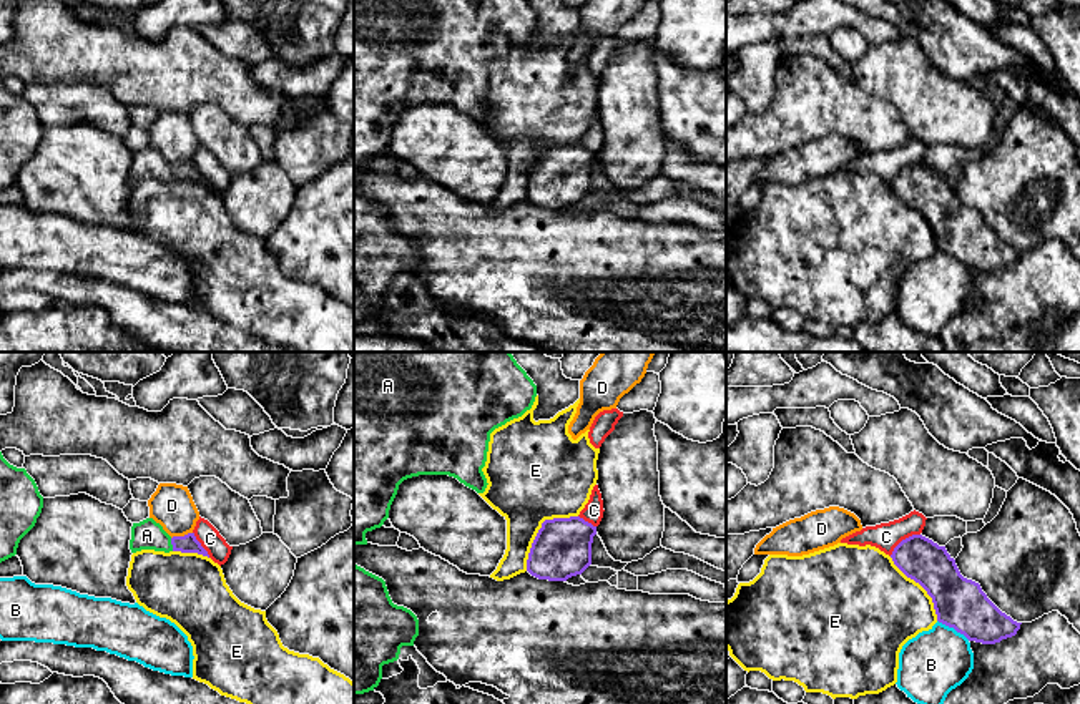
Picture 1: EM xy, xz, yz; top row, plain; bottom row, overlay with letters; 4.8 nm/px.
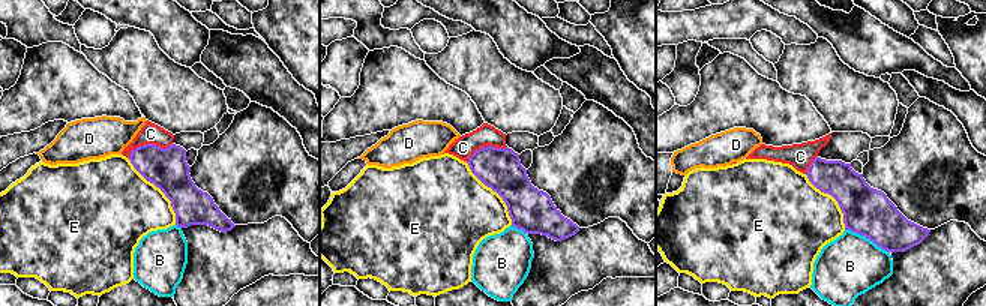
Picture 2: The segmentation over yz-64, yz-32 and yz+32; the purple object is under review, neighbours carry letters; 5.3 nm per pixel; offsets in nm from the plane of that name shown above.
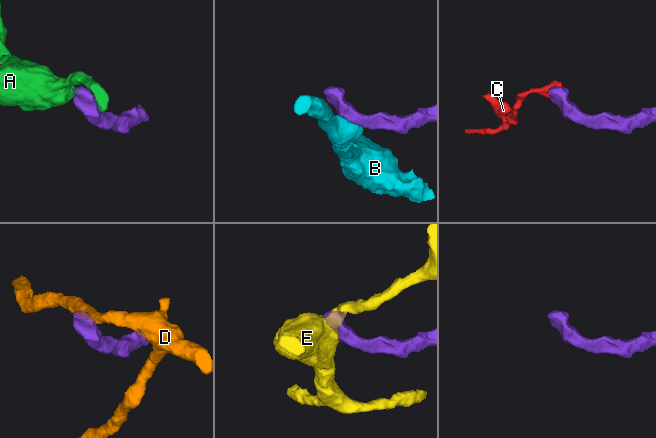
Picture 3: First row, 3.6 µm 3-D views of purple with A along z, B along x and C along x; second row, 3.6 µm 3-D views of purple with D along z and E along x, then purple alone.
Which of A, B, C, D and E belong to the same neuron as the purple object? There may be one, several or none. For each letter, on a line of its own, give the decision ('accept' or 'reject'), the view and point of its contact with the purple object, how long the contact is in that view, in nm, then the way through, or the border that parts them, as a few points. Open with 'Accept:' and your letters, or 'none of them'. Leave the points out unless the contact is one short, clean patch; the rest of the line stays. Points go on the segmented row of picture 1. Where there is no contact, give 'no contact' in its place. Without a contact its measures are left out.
Accept: A
A: accept | xy (171, 543) | 70 nm | across xy (188, 543), (171, 543), (147, 535)
B: reject | yz (954, 628) | 190 nm | along yz (937, 620), (969, 640)
C: reject | yz (903, 540) | 190 nm | along yz (919, 533), (906, 537), (889, 555)
D: reject | xy (181, 537) | 110 nm | along xy (191, 532), (171, 538)
E: reject | xz (539, 530) | 380 nm

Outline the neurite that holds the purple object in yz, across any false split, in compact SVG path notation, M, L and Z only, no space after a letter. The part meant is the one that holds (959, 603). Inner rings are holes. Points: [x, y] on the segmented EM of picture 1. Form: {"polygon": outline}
{"polygon": "M922 535L902 540L891 555L894 565L932 598L937 621L969 641L995 644L1012 638L1022 623L1002 613L980 584L960 574L945 546Z"}

